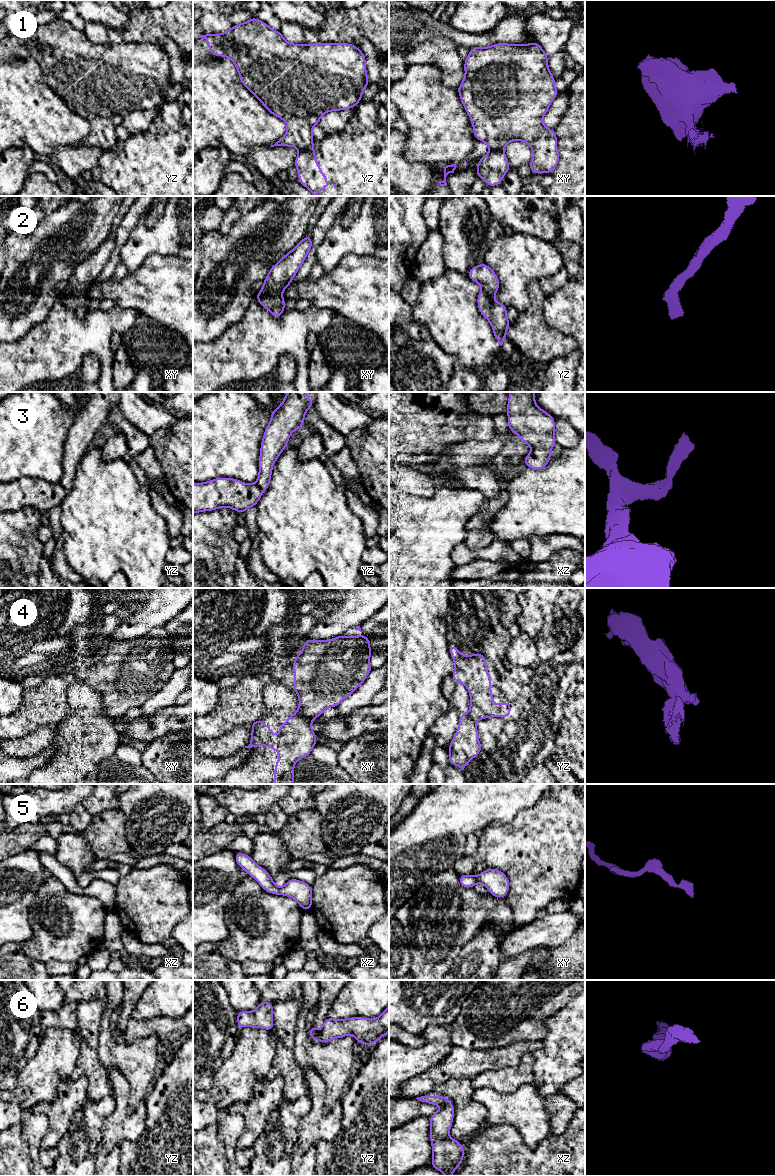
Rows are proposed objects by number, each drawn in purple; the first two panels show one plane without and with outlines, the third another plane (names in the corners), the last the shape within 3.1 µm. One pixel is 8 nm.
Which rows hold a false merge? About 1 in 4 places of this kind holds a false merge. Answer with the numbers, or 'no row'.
1, 4

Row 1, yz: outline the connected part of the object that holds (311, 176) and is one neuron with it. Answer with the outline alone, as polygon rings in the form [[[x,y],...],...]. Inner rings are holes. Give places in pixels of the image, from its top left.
[[[313,145],[309,149],[299,150],[294,166],[299,174],[298,181],[309,189],[313,196],[319,194],[321,190],[329,188],[328,178],[319,167]]]

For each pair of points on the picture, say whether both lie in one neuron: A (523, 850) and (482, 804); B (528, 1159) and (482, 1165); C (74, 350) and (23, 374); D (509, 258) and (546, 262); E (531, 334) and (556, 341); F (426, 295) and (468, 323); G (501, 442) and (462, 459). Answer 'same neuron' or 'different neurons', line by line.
A: different neurons
B: same neuron
C: same neuron
D: same neuron
E: same neuron
F: same neuron
G: same neuron

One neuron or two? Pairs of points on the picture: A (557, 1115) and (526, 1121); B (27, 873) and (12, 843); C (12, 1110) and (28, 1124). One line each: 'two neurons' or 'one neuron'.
A: two neurons
B: two neurons
C: one neuron

